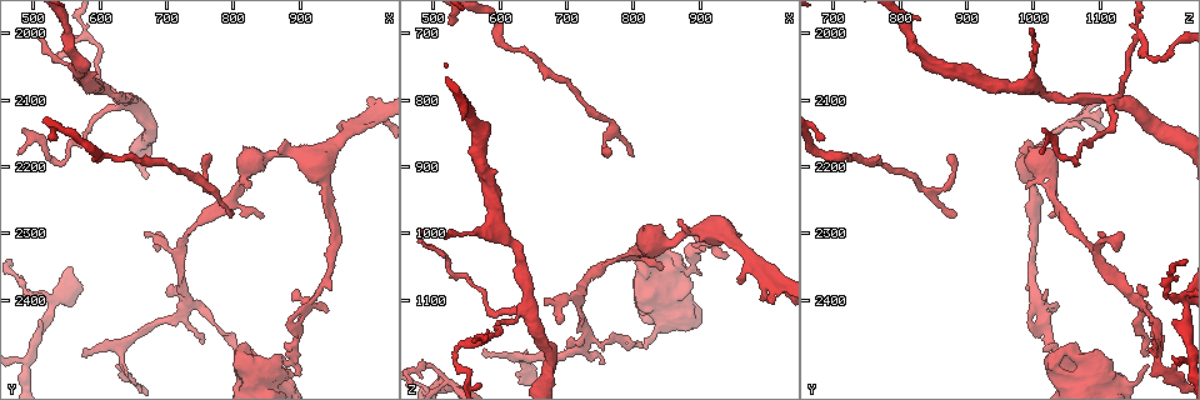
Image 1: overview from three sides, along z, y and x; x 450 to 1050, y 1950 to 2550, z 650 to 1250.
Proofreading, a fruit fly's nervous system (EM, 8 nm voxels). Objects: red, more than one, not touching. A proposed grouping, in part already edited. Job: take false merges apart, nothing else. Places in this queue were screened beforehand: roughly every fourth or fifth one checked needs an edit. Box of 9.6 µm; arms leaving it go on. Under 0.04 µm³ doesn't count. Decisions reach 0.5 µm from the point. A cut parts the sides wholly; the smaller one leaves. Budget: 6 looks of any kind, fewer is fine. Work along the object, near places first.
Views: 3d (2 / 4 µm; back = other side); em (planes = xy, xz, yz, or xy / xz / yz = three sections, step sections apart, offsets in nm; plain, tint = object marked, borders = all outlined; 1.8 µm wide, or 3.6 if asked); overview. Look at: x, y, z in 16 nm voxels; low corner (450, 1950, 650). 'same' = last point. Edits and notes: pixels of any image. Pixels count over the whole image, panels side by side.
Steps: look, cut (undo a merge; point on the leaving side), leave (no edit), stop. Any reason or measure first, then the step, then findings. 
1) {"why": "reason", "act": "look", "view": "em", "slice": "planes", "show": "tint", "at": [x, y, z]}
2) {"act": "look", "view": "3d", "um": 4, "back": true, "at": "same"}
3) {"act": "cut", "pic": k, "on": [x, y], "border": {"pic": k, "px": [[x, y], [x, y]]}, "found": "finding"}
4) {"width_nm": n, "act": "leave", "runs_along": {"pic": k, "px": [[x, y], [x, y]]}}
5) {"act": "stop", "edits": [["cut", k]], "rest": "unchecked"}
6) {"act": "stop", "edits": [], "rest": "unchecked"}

{"why": "thick turns thin", "act": "look", "view": "3d", "um": 2, "at": [645, 2100, 1120]}

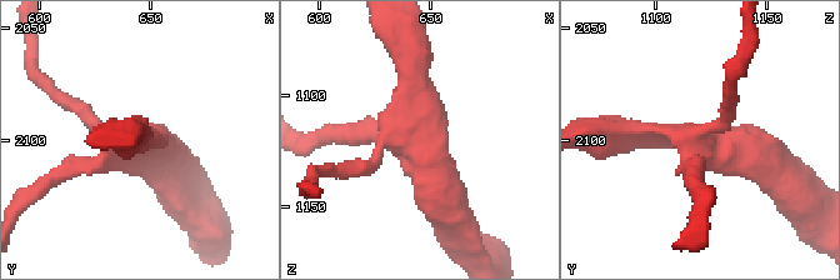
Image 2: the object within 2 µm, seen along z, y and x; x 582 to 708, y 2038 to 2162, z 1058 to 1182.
{"arms": 4, "act": "look", "view": "em", "slice": "yz", "step": 4, "show": "borders", "at": [647, 2099, 1123]}

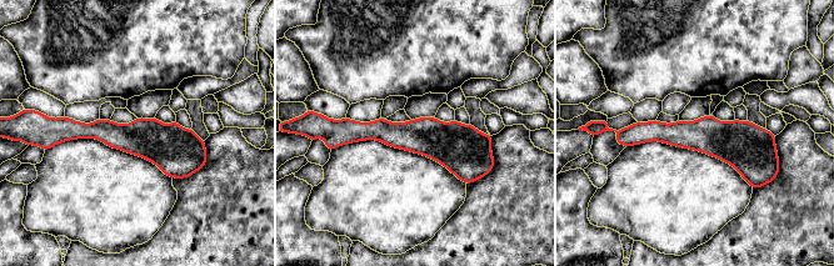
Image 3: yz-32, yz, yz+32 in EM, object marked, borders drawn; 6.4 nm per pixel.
{"act": "leave", "found": "all the same neuron"}

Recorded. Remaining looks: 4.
{"why": "side arm on a straight run", "act": "look", "view": "3d", "um": 2, "at": [580, 2005, 1160]}

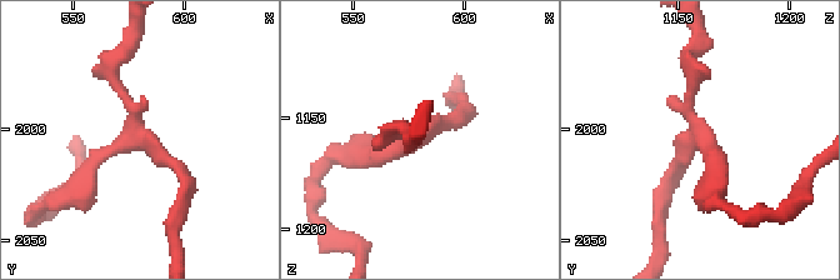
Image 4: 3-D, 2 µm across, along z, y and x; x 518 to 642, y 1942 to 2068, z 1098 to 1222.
{"arms": 3, "why": "need the tissue", "act": "look", "view": "em", "slice": "planes", "show": "tint", "at": [583, 2005, 1156]}

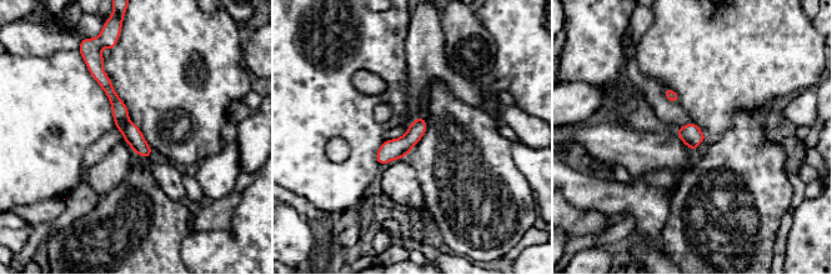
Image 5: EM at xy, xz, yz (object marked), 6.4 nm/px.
{"act": "leave", "runs_along": {"pic": 5, "px": [[94, 71], [146, 154]]}, "found": "one neuron here"}

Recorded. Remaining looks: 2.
{"why": "calibre changes", "act": "look", "view": "3d", "um": 4, "back": true, "at": [820, 2495, 1095]}

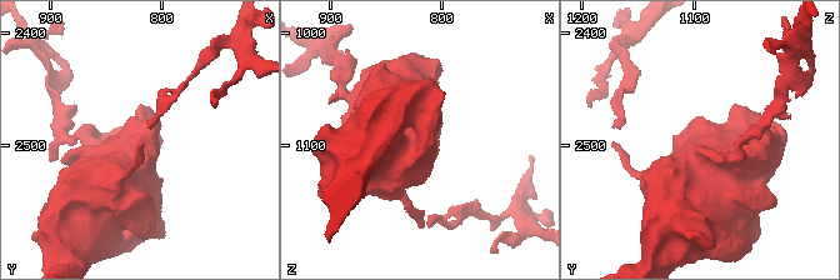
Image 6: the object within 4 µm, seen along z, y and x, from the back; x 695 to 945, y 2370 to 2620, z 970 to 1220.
{"act": "look", "view": "em", "um": 3.6, "slice": "xz", "step": 8, "show": "tint", "at": [822, 2498, 1094]}

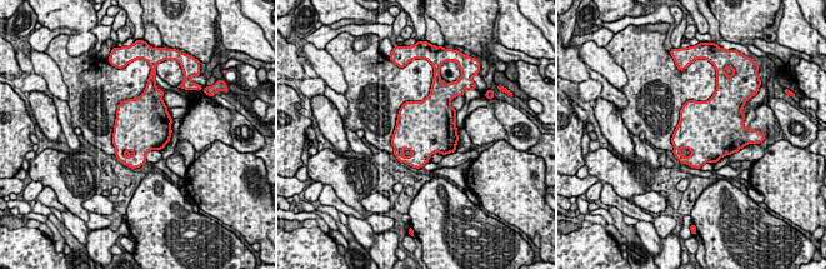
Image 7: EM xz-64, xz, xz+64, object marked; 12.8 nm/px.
{"width_nm": 650, "act": "leave", "found": "one neuron here"}

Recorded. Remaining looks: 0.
{"act": "stop", "edits": [], "rest": "unchecked"}

